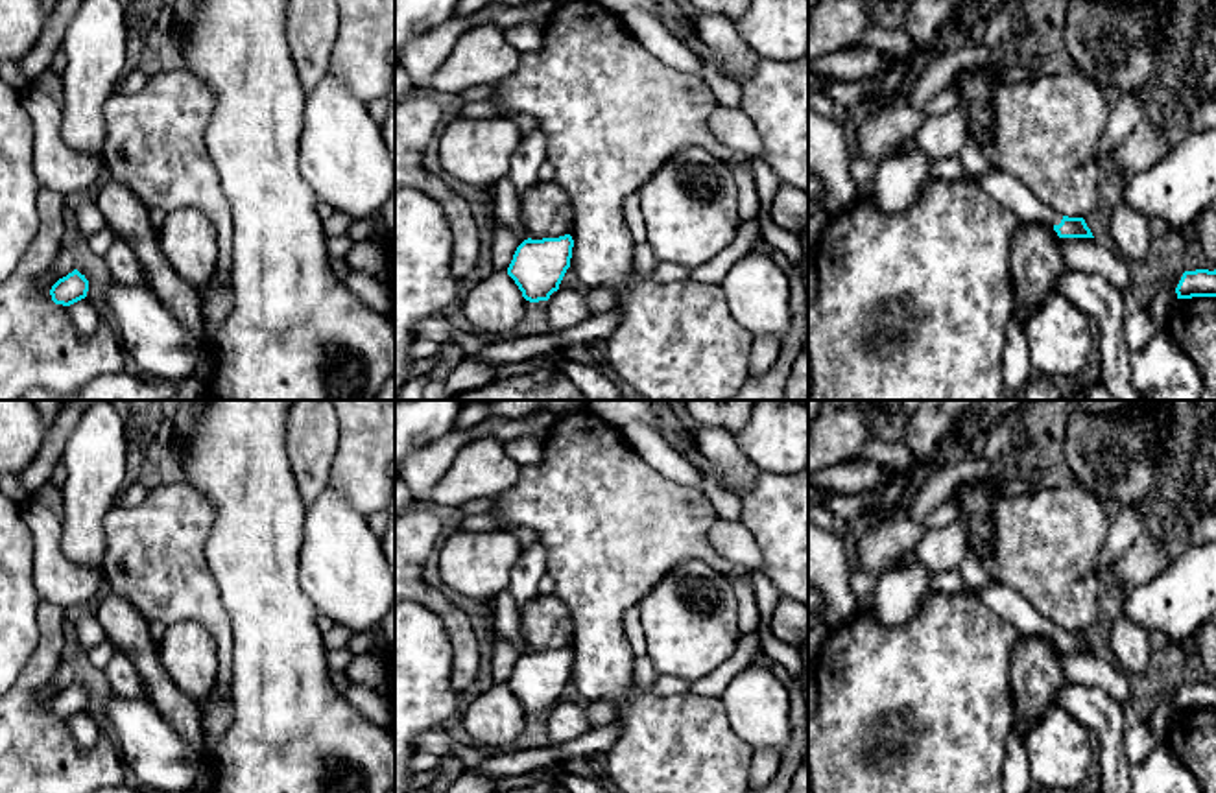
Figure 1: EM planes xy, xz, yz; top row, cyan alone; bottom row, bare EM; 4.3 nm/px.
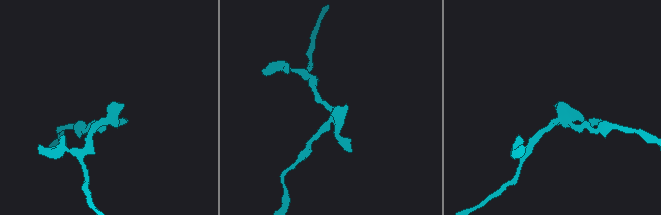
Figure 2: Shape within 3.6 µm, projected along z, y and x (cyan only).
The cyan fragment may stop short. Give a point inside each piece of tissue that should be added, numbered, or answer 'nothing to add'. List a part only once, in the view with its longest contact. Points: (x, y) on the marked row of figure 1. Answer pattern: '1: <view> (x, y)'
1: yz (999, 185)

